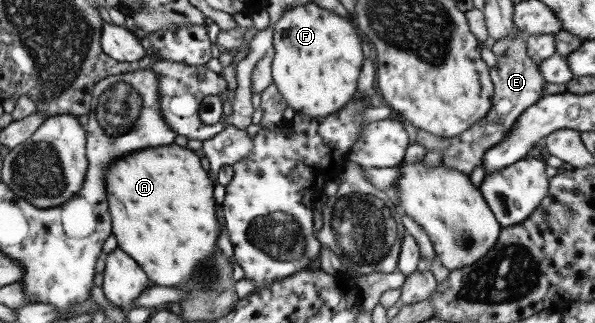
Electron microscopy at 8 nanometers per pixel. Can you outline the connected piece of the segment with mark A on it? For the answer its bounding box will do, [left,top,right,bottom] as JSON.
[104,144,216,288]

